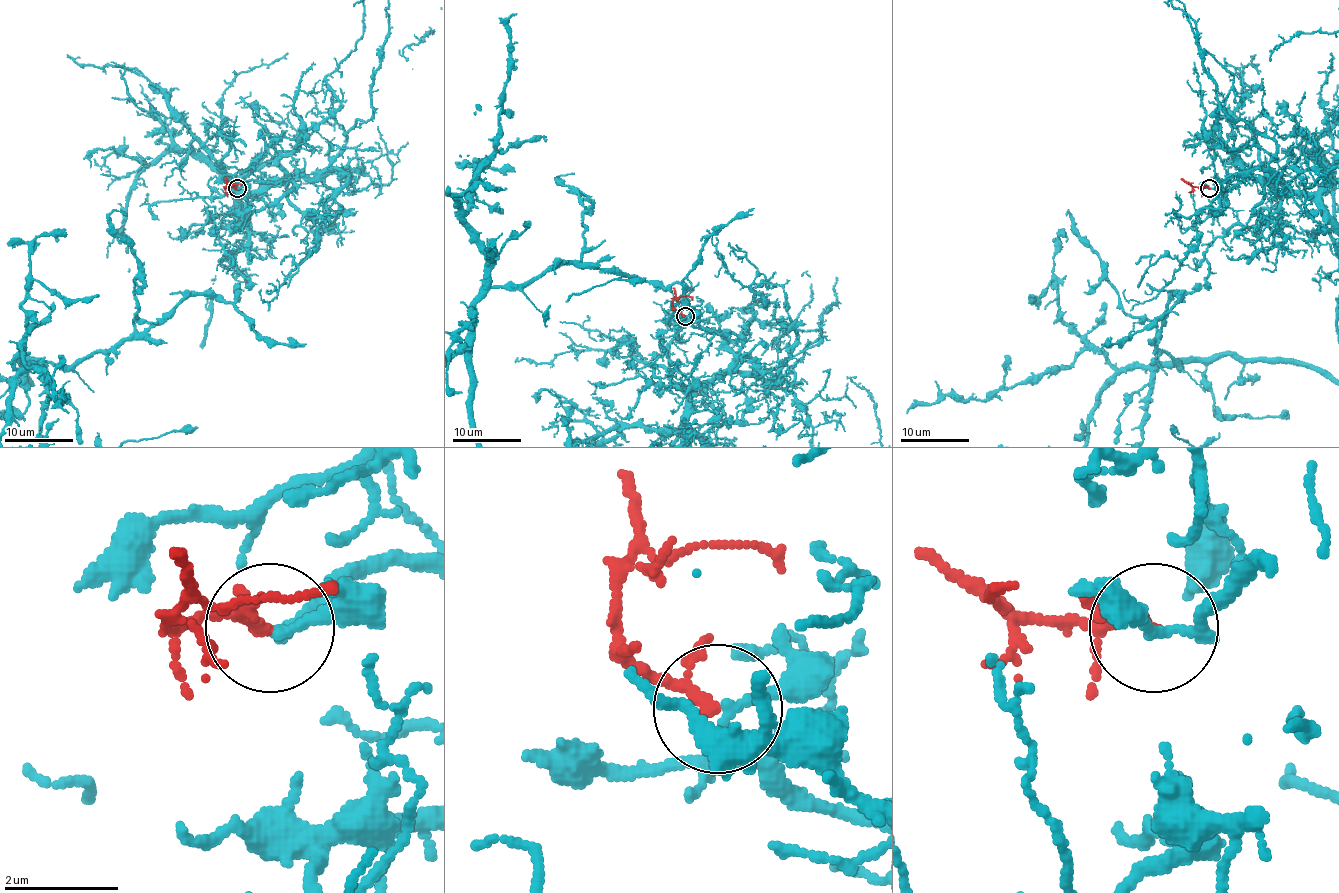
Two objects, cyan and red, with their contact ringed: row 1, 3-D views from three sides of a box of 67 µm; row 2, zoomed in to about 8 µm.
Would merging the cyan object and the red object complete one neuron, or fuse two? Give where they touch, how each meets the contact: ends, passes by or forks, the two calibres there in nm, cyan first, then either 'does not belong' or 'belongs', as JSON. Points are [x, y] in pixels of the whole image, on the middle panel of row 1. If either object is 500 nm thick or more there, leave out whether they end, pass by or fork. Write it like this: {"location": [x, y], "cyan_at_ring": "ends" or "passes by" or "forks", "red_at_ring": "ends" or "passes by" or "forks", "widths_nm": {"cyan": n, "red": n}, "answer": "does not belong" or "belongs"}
{"location": [685, 316], "cyan_at_ring": "passes by", "red_at_ring": "passes by", "widths_nm": {"cyan": 180, "red": 150}, "answer": "belongs"}

